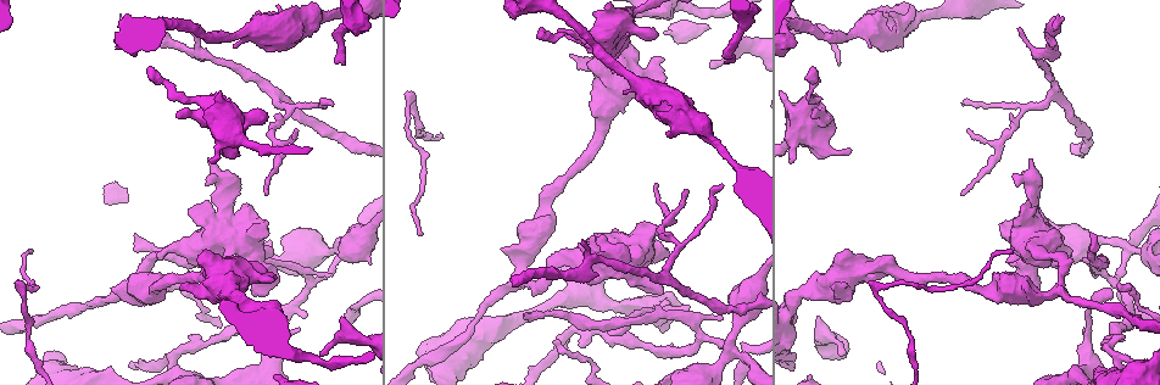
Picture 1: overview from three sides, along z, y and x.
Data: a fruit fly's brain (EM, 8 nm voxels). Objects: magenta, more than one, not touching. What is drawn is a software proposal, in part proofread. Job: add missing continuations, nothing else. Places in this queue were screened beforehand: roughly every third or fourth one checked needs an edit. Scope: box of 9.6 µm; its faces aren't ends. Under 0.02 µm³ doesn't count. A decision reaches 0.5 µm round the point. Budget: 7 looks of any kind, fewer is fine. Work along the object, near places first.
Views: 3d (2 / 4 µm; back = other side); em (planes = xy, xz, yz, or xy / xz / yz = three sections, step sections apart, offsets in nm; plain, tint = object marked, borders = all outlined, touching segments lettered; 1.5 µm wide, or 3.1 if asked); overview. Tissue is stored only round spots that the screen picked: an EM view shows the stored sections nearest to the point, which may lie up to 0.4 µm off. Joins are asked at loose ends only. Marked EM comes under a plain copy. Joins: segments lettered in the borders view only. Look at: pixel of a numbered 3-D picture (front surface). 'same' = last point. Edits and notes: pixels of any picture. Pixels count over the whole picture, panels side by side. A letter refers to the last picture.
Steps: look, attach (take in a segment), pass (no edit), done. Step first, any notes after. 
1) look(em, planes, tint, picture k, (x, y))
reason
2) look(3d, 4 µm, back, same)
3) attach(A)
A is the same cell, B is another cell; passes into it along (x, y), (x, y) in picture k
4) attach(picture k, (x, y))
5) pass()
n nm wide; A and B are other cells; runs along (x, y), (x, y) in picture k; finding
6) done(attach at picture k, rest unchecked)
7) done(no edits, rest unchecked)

look(em, xz, step 8, borders, picture 1, (537, 36))
thin end

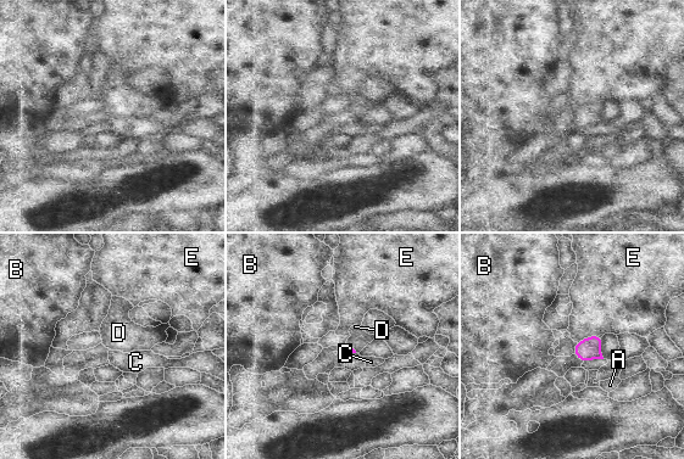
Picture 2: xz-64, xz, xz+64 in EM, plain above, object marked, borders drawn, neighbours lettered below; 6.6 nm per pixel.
look(em, planes, borders, same)

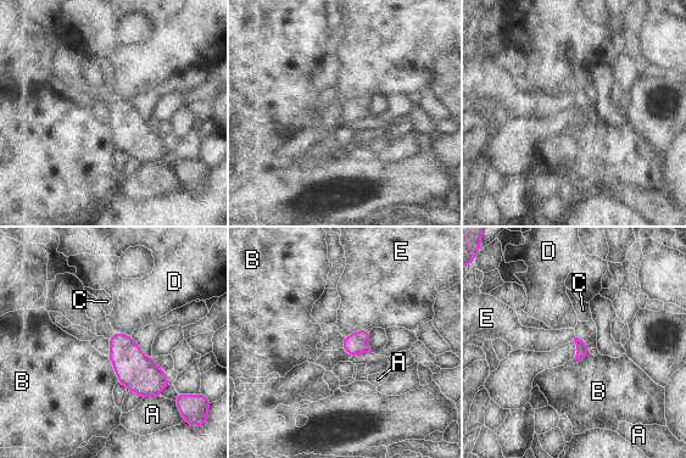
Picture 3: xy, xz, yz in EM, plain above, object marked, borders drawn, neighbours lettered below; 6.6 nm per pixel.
pass()
B touches over 180 nm; A, B, C, D and E are other cells; border along (107, 357), (118, 381) in picture 3; none of them fits

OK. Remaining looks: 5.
look(3d, 2 µm, picture 1, (420, 235))
thin end

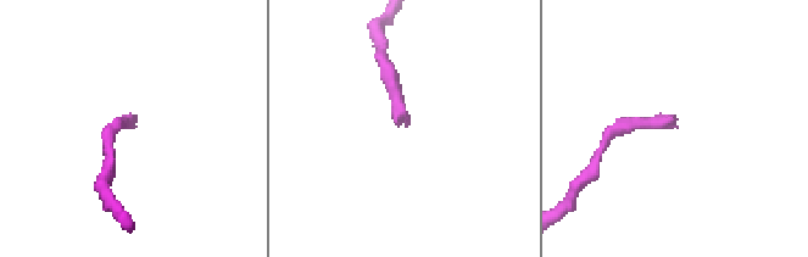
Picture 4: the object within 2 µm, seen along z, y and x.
look(em, xy, step 8, borders, picture 4, (398, 124))
now the EM

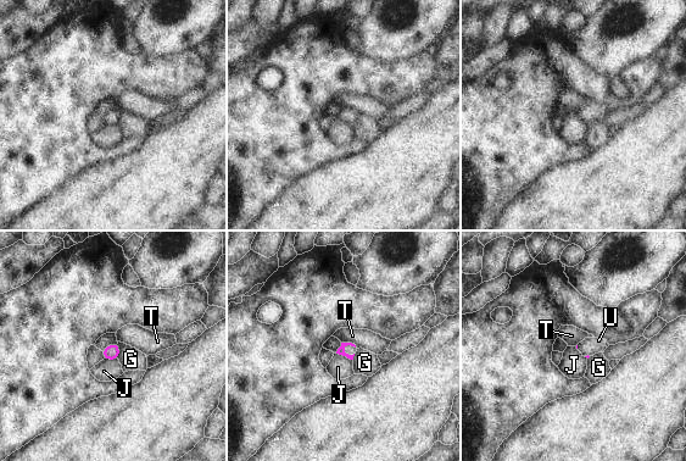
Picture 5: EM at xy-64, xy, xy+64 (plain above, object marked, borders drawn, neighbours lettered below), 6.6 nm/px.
attach(U)
U is the same cell, G, J and T are other cells; passes into it along (341, 350), (345, 353), (349, 349) in picture 5; the neuron continues

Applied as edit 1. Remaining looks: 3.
look(overview)
redraw

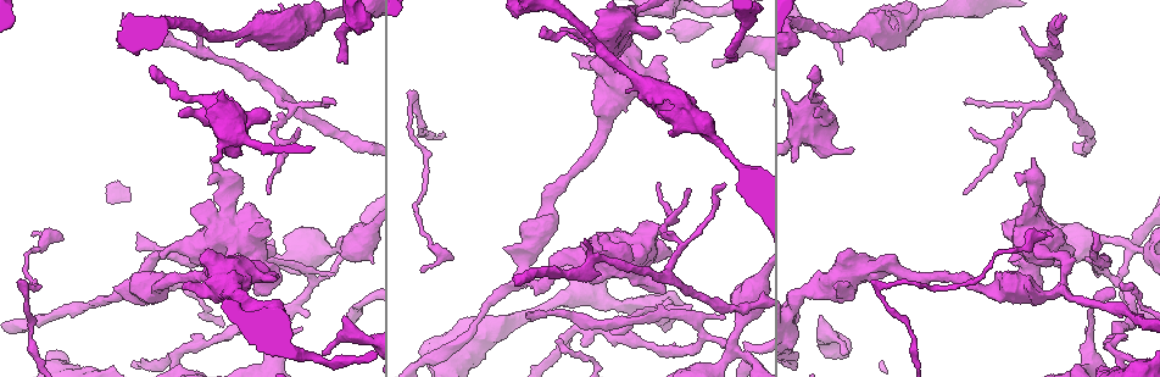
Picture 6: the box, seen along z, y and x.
look(em, xy, step 4, borders, picture 6, (821, 318))
an open end

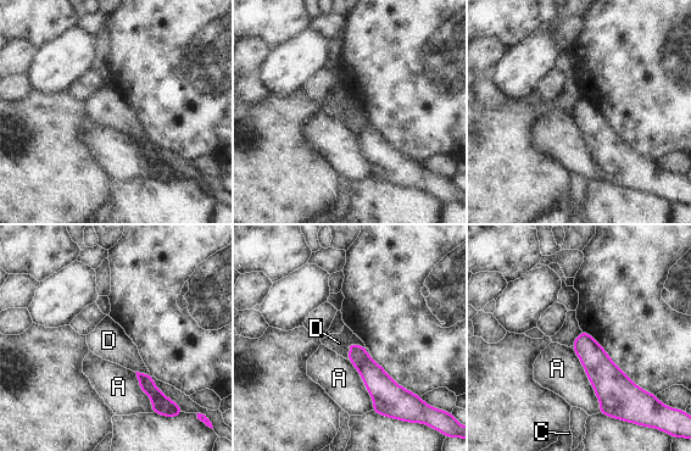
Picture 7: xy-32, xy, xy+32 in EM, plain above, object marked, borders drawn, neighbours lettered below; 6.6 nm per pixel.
look(em, planes, borders, same)

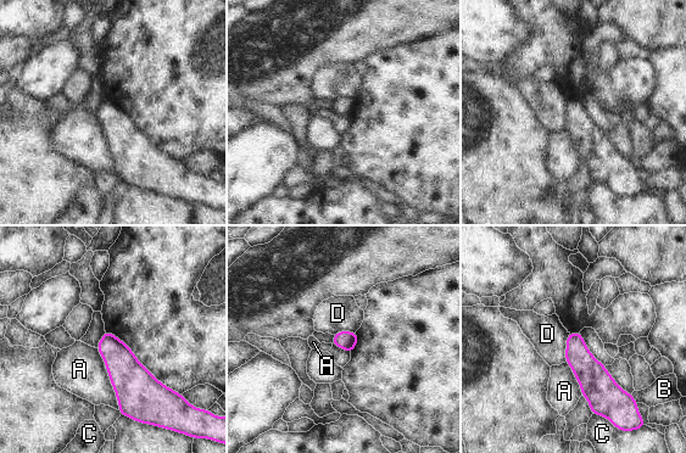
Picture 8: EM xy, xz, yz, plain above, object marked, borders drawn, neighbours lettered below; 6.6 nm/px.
pass()
A touches over 440 nm; A, B, C and D are other cells; none of them fits

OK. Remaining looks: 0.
done(attach at picture 5, rest unchecked)

